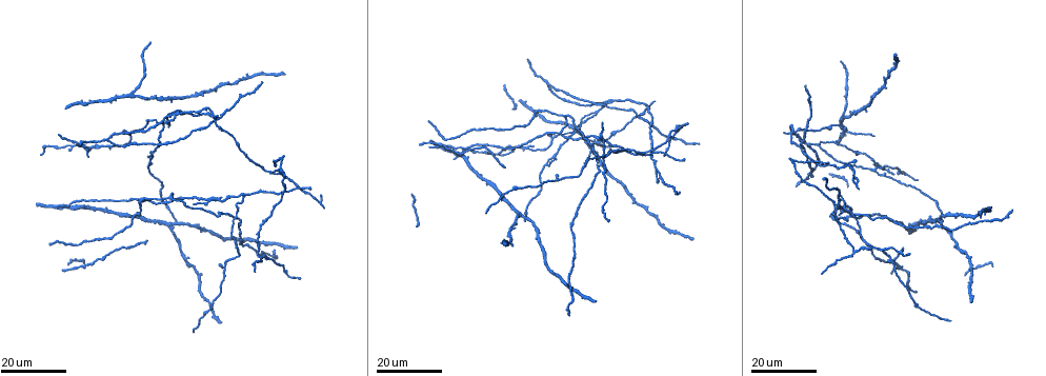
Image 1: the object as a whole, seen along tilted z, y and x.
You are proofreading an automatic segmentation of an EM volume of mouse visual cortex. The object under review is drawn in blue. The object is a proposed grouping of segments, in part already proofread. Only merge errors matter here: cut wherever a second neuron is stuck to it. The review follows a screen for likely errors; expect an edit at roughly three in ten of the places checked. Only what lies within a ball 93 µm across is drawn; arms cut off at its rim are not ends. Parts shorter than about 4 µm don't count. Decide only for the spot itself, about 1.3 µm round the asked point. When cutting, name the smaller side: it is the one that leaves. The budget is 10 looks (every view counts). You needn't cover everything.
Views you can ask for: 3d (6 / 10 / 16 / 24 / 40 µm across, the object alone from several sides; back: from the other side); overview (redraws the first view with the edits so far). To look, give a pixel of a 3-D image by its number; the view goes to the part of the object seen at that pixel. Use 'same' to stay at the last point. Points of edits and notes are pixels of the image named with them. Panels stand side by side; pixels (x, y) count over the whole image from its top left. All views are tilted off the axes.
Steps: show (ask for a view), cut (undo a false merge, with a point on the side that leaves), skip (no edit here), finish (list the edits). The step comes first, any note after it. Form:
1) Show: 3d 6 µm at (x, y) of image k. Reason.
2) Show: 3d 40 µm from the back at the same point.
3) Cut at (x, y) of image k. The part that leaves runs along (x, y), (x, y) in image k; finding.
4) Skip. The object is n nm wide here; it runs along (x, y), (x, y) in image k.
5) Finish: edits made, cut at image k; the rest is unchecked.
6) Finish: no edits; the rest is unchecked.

Show: 3d 24 µm at (55, 204) of image 1.

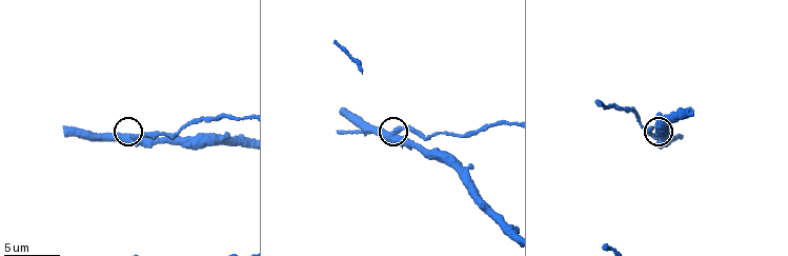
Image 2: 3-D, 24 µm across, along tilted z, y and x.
Show: 3d 10 µm at (133, 135) of image 2.

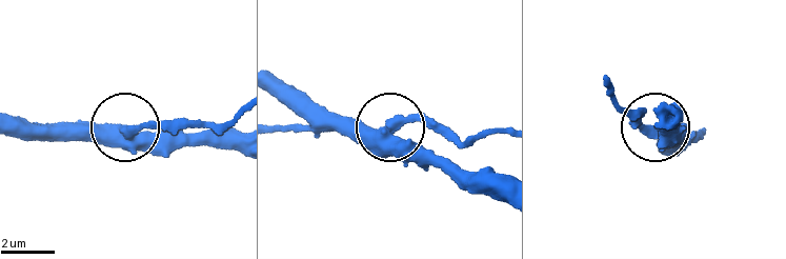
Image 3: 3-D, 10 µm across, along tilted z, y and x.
Skip. The side arm is 7 µm long; one neuron here.

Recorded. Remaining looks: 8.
Show: 3d 16 µm at (242, 195) of image 1. A fork.

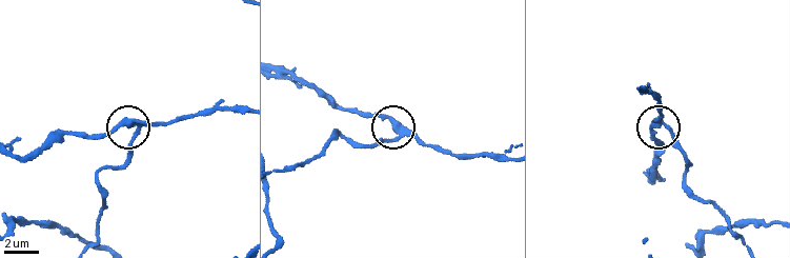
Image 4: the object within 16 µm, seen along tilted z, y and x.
Show: 3d 10 µm at (399, 137) of image 4. Closer look.

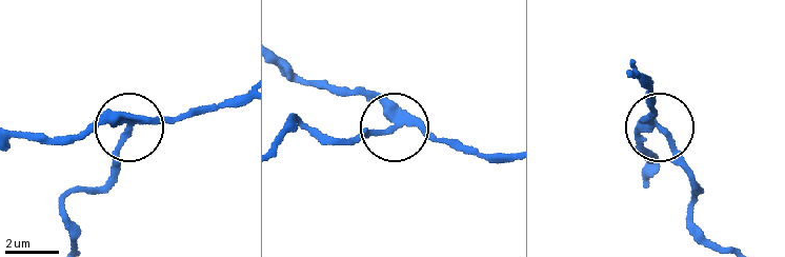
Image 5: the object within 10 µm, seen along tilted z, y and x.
Cut at (115, 161) of image 5. The side arm is 65 µm long; 3 arms meet here; two neurons meet here.

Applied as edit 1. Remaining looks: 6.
Show: overview.

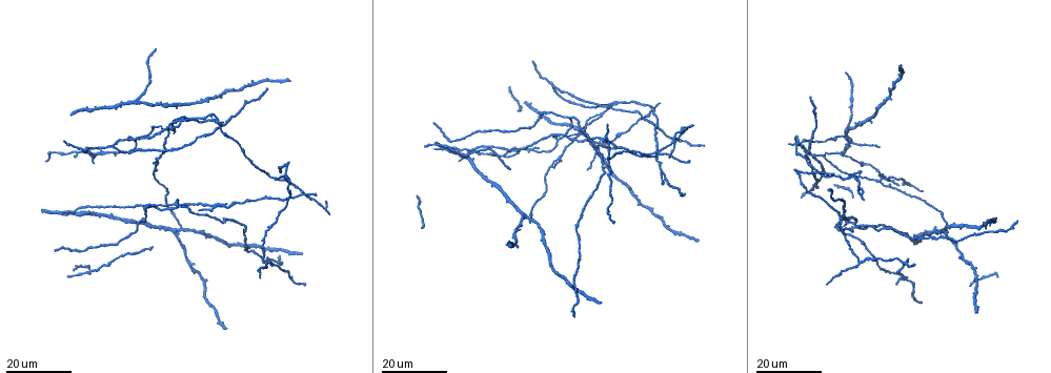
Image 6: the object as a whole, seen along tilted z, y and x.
Show: 3d 16 µm at (658, 167) of image 6. Three arms meet.

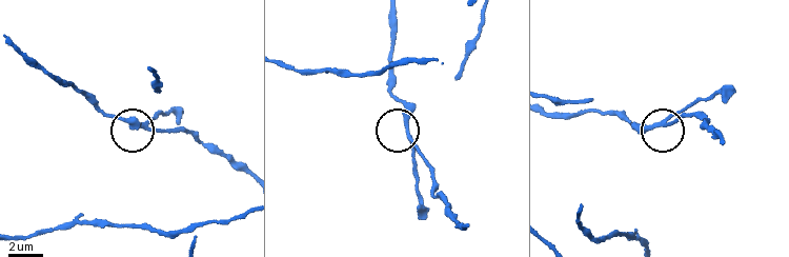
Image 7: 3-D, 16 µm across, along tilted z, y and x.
Show: 3d 6 µm at (409, 139) of image 7. Closer look.

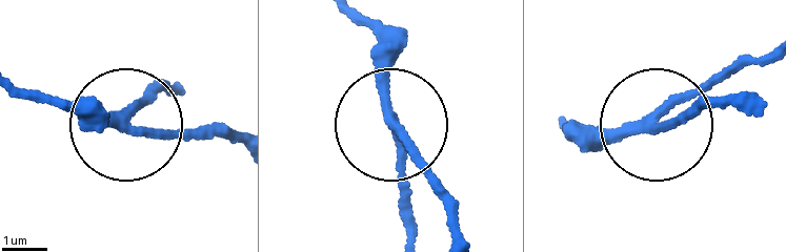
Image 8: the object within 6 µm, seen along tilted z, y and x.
Skip. The side arm is 5 µm long; it runs along (24, 88), (112, 120), (158, 85) in image 8; one neuron here.

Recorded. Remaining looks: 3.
Show: 3d 24 µm at (667, 152) of image 6.

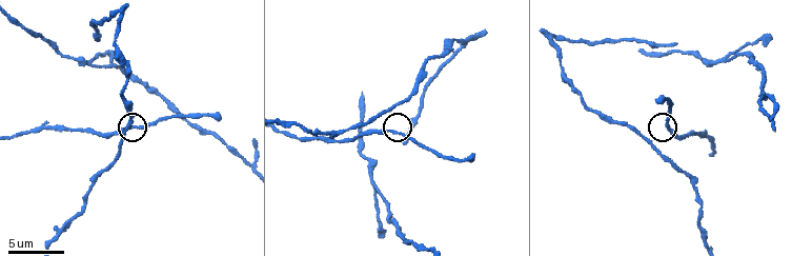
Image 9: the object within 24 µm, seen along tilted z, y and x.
Show: 3d 6 µm at (390, 132) of image 9.

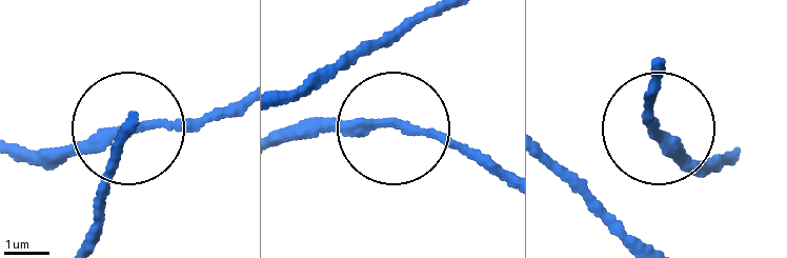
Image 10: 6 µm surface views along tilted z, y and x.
Skip. 3 arms meet here; it runs along (719, 155), (695, 162), (670, 152), (642, 93) in image 10; continuous, no second neuron.

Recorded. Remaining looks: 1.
Finish: edits made, cut at image 5; the rest is unchecked.

